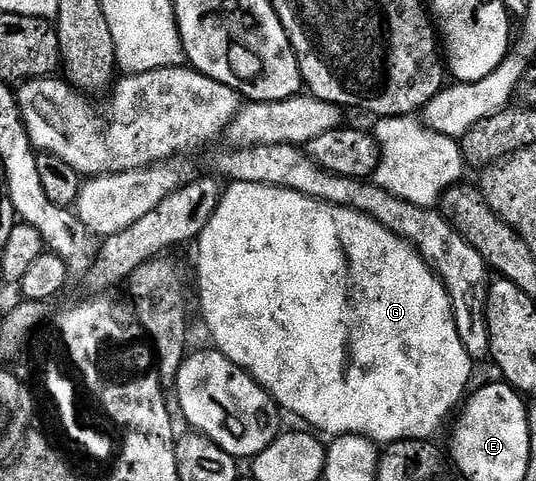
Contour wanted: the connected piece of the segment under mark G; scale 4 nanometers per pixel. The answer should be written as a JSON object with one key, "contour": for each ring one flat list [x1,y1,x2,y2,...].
{"contour":[[232,181,230,185,224,189,223,198,217,204,217,212,209,216,209,224,205,224,197,239,199,306,203,309,207,330,215,341,212,342,214,349,237,364,246,374,250,374,256,384,271,395,280,411,287,413,288,410,289,413,296,414,301,421,312,426,308,426,312,431,320,435,360,434,376,444,430,439,430,434,437,433,439,425,450,416,451,409,453,414,456,407,464,401,468,393,467,385,471,382,471,366,473,367,469,352,465,352,465,344,461,344,461,336,457,332,451,311,451,301,439,275,427,265,426,260,407,239,398,238,392,230,360,210,335,206,332,202,322,202,280,186,236,181]]}

